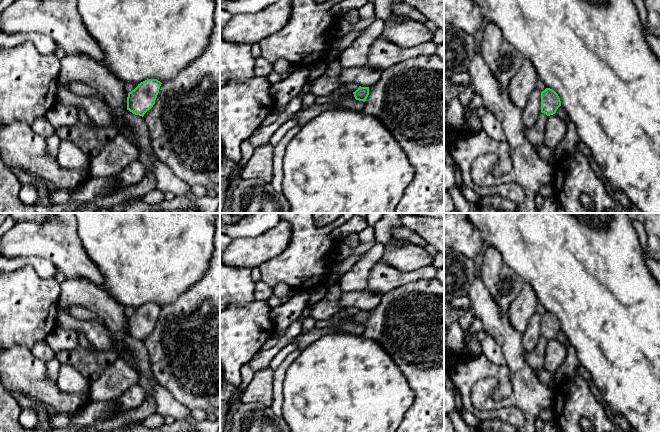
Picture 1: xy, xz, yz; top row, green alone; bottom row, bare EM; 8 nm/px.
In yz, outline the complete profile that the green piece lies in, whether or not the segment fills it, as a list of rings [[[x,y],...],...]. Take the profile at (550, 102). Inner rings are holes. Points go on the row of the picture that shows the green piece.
[[[546,88],[541,92],[541,112],[547,116],[556,113],[557,109],[561,106],[561,101],[558,94],[550,89]]]

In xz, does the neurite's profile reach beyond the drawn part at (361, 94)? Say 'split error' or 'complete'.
complete

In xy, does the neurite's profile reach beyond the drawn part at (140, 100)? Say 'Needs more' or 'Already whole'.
Already whole

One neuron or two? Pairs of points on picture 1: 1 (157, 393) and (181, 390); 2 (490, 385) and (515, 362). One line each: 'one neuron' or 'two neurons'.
1: two neurons
2: one neuron

